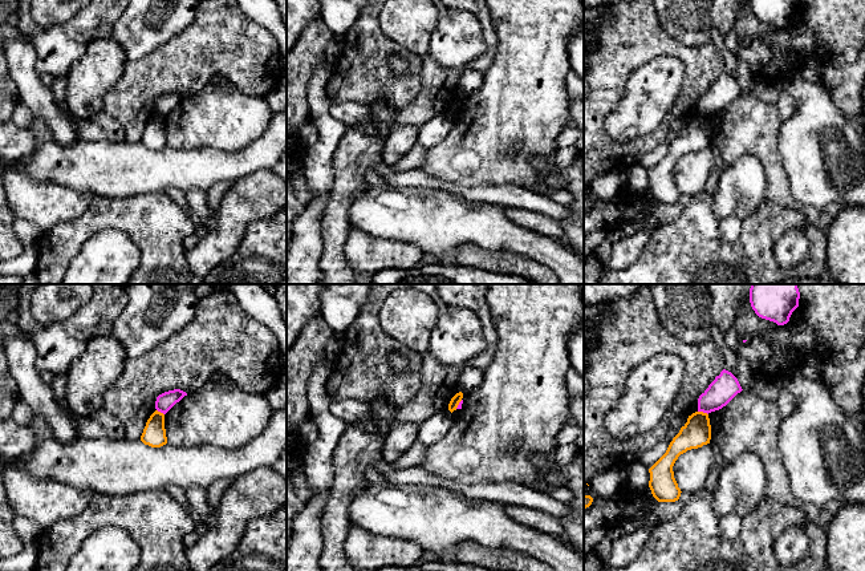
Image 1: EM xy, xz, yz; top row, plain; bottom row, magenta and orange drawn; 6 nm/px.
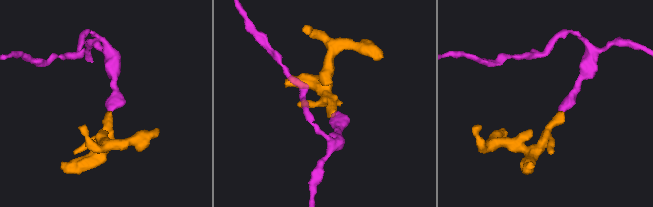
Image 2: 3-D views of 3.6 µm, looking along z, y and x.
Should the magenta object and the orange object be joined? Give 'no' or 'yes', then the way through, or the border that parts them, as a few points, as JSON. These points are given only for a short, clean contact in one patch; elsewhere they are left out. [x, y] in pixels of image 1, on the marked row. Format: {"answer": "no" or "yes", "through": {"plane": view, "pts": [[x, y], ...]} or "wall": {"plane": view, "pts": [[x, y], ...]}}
{"answer": "no", "wall": {"plane": "yz", "pts": [[698, 410], [707, 414]]}}

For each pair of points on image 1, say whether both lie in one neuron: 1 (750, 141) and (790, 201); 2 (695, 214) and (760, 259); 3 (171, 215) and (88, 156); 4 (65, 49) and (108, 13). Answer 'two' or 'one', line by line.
1: one
2: one
3: two
4: one

